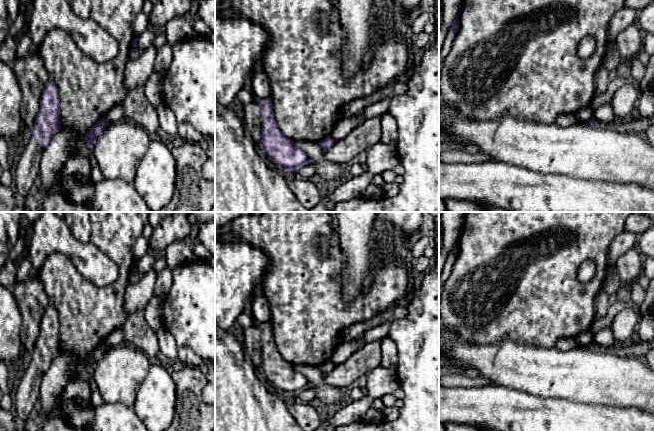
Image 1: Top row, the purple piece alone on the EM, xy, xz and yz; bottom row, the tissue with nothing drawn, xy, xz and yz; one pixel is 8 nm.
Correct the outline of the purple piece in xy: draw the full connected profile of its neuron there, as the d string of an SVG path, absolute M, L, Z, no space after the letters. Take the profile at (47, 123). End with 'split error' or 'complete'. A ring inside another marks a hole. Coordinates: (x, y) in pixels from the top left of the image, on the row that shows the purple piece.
M49 80L42 92L40 109L31 132L13 163L13 187L19 199L25 198L36 184L43 152L61 128L58 88Z; split error

